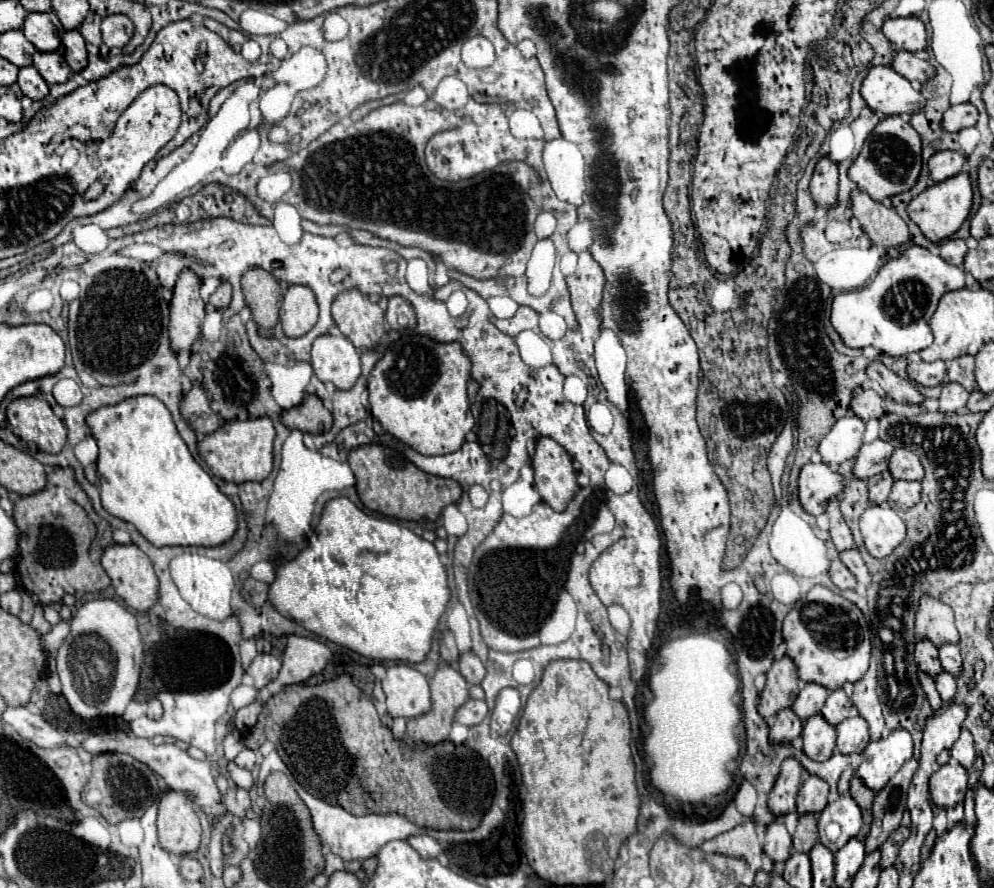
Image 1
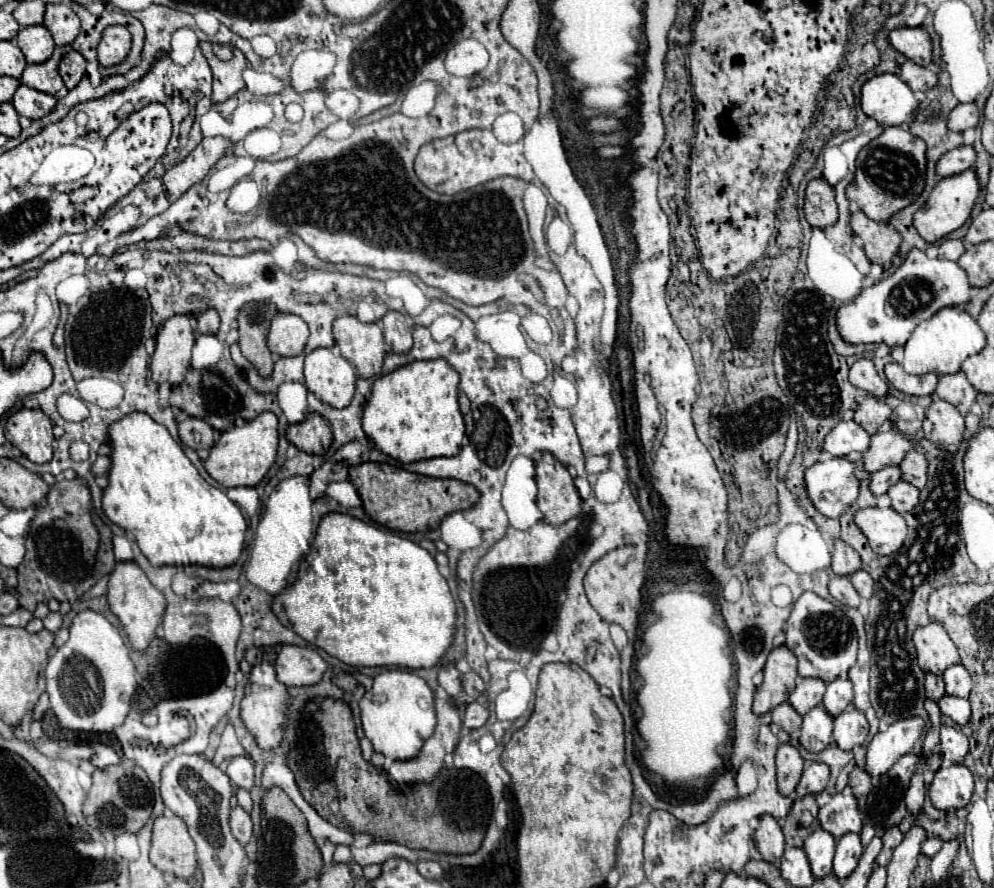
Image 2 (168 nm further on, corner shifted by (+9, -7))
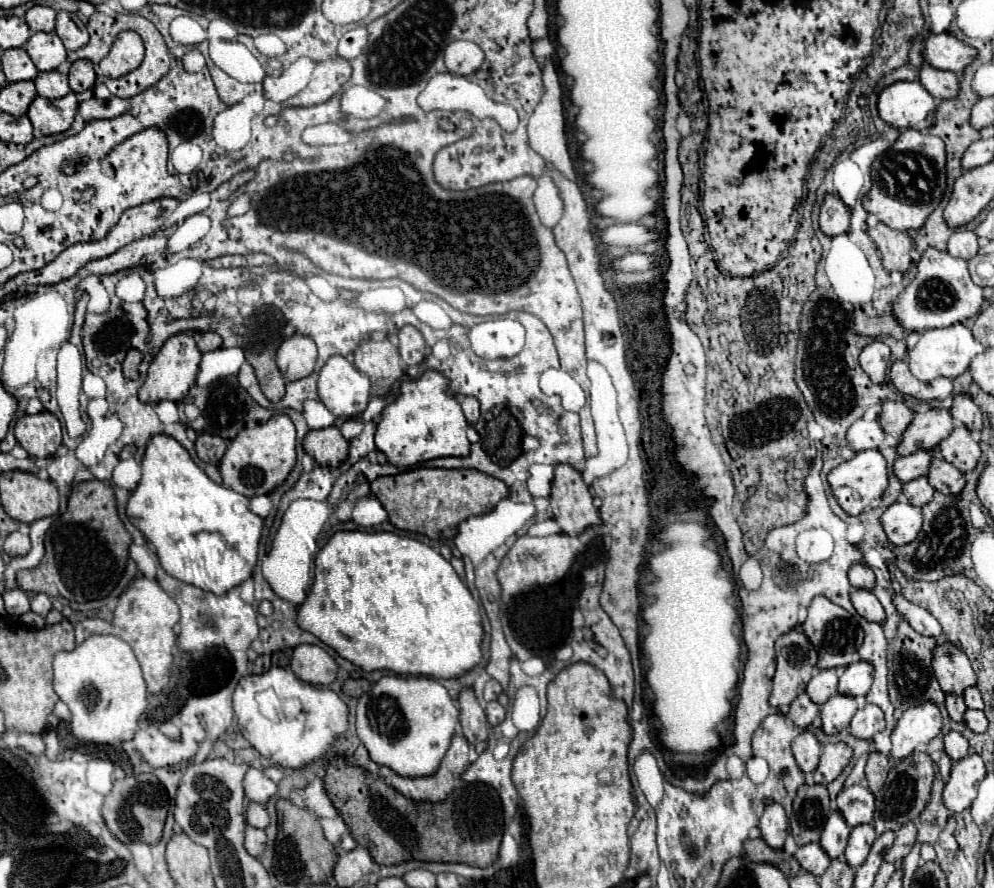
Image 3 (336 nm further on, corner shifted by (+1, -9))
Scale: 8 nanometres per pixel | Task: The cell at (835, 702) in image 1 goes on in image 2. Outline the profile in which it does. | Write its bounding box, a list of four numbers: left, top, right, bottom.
[823,678,853,716]

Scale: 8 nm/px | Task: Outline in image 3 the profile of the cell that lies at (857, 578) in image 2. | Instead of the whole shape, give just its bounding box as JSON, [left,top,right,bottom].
[893,594,941,638]

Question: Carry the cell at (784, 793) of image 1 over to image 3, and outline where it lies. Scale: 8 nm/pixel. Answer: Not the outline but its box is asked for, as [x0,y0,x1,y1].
[791,730,821,774]

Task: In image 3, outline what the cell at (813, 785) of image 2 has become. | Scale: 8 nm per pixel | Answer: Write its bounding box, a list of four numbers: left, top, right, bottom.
[815,744,851,786]

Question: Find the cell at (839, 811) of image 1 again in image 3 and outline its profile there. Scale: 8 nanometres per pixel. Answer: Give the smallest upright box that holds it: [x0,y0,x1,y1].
[837,784,875,828]

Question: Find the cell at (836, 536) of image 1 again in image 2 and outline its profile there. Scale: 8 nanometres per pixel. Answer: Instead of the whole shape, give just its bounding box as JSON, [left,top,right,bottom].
[833,542,861,576]

